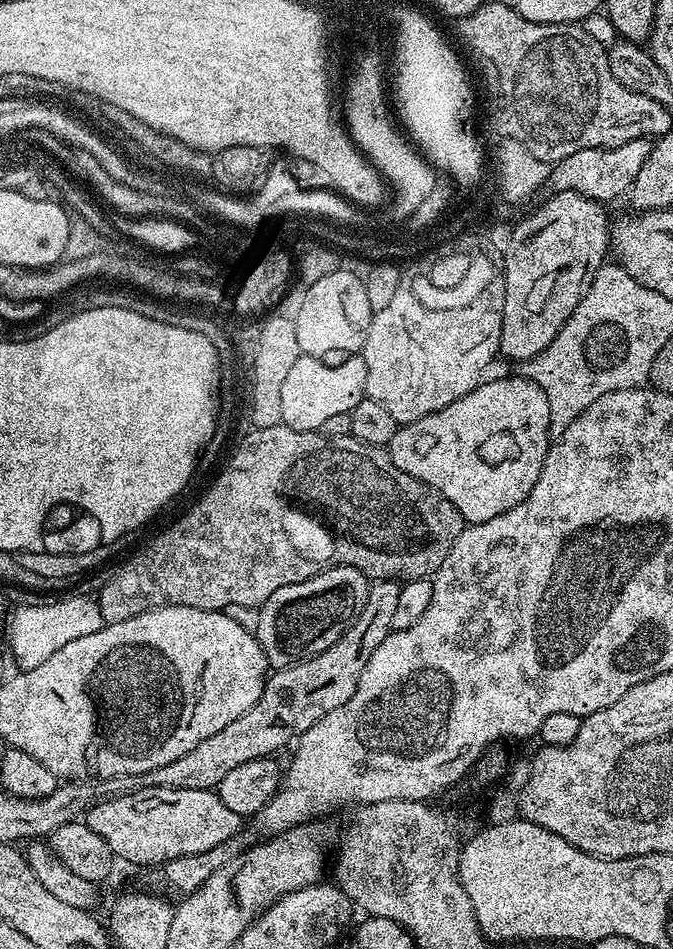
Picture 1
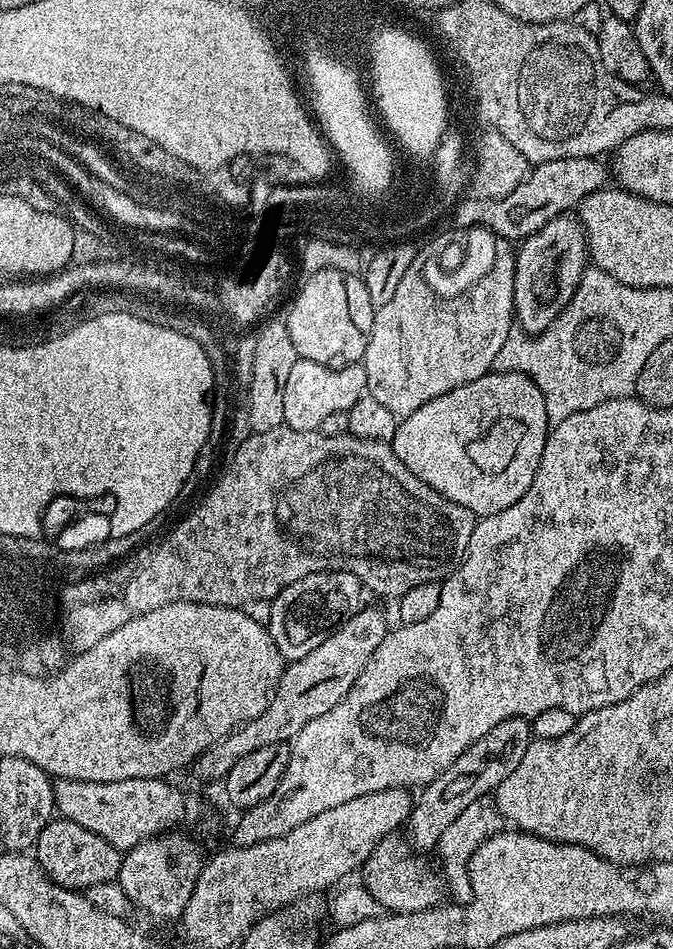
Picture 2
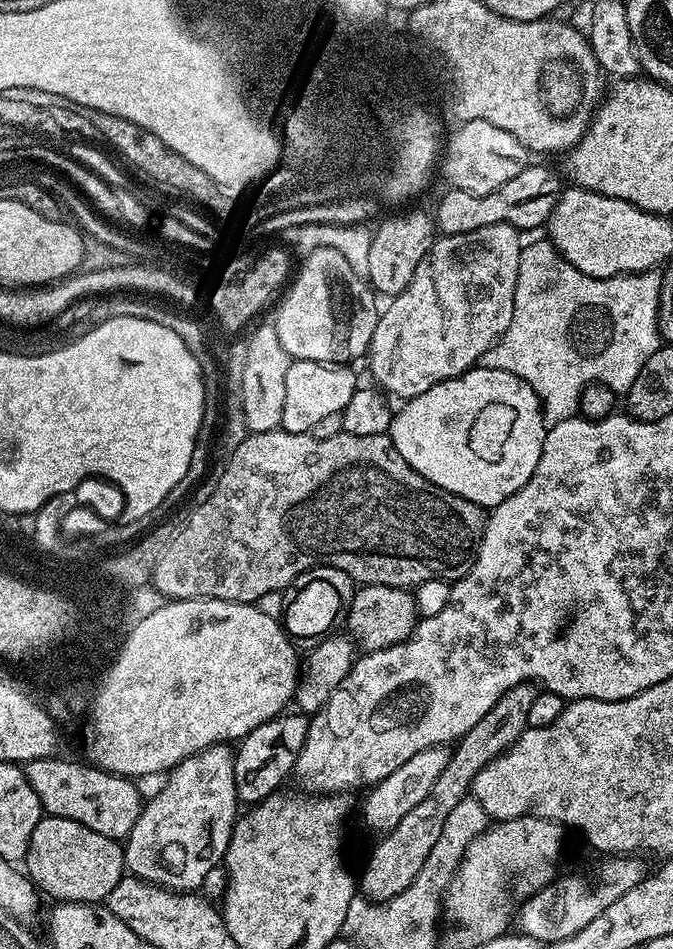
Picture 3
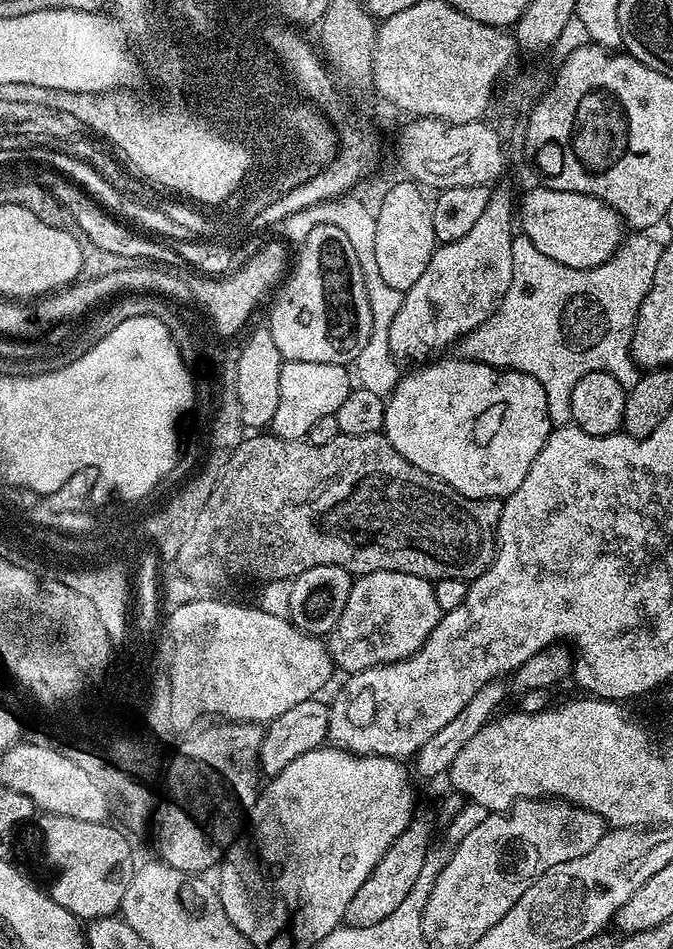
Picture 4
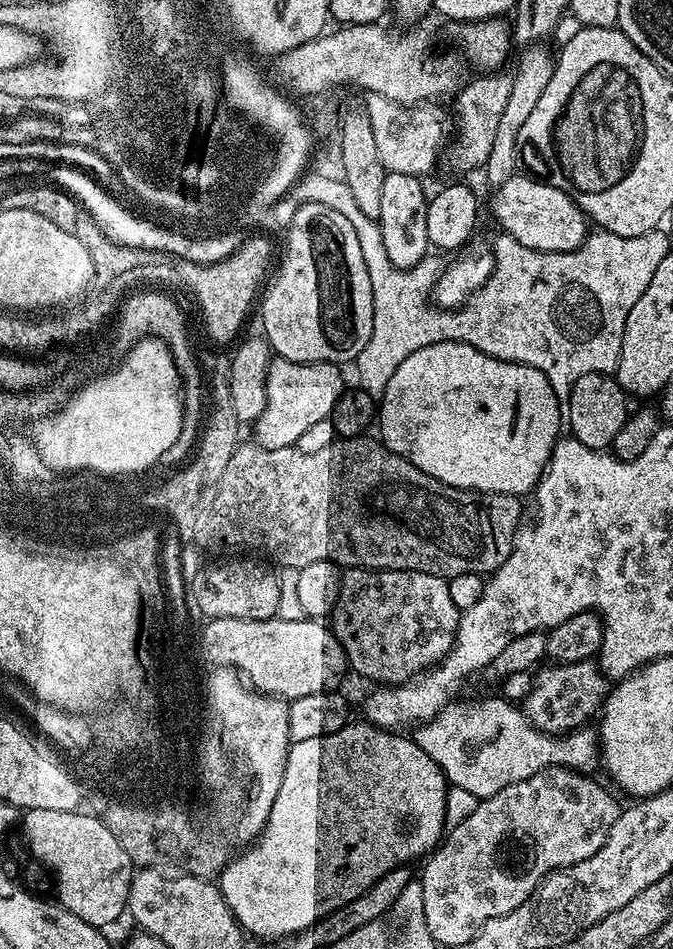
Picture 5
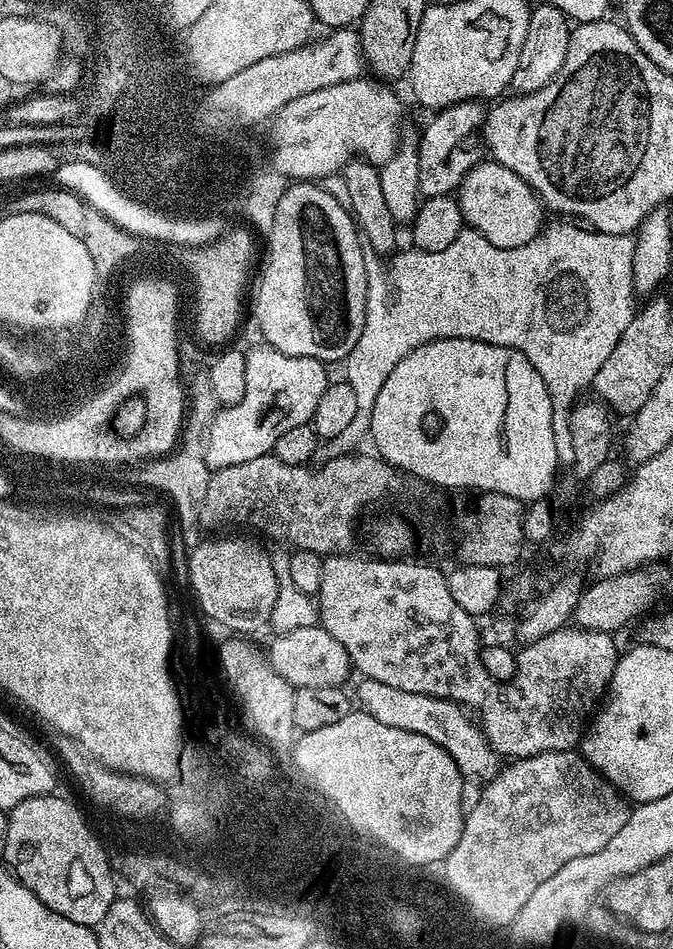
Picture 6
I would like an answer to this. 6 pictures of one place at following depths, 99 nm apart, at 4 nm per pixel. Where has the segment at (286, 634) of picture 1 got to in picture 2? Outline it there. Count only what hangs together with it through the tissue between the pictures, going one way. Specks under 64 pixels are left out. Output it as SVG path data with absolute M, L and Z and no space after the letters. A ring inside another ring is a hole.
M315 572L282 590L271 599L270 618L266 625L274 646L285 661L291 662L310 654L343 620L360 611L362 585L349 572Z

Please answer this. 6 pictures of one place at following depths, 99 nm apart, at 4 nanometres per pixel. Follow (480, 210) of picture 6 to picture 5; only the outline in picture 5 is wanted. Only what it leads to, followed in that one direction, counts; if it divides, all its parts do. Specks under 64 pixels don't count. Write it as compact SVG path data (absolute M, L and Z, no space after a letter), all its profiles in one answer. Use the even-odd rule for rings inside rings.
M517 174L493 192L496 193L492 196L492 216L500 223L499 231L505 236L513 236L530 250L574 252L590 235L590 221L575 200L539 178Z

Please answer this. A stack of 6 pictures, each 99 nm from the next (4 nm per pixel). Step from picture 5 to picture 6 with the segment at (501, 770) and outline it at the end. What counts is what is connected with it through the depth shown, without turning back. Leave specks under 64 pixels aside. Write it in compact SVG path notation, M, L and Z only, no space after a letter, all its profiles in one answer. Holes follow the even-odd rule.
M361 679L356 688L355 699L360 699L359 707L369 712L382 726L395 726L398 730L410 730L412 734L422 734L430 742L438 742L454 758L461 776L487 782L500 773L501 757L497 756L490 742L484 737L479 723L470 715L468 709L453 700L434 698L430 694L410 694L410 690L398 690L395 686L386 686L386 682Z

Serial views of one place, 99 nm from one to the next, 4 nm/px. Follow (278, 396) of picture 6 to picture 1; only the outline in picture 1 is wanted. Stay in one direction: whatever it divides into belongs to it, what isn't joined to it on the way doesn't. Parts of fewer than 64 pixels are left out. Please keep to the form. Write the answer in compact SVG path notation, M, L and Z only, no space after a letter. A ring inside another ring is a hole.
M301 354L298 358L298 362L294 362L294 366L288 373L287 378L282 386L282 418L280 419L281 424L285 424L290 430L298 430L299 432L315 432L322 426L322 422L326 421L328 417L335 416L337 414L346 414L351 412L354 406L358 406L360 400L365 399L366 396L366 362L364 361L363 355L352 354L344 360L341 364L332 364L336 362L329 362L327 359L321 358L319 356L305 356Z

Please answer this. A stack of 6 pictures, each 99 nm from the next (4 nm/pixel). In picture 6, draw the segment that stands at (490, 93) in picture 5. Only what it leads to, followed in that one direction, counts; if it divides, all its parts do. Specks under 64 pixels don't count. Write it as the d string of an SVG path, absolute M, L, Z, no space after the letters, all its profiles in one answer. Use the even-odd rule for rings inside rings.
M479 99L463 100L449 108L441 108L418 136L418 186L421 197L446 196L457 191L460 181L482 159L477 136L481 131L486 108Z

